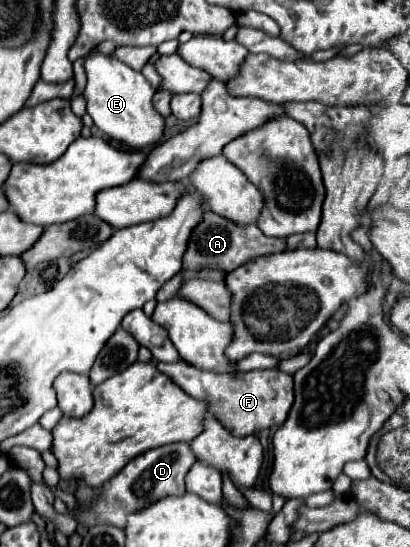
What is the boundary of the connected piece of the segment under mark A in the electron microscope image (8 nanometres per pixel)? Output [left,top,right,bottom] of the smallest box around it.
[182,212,282,272]

